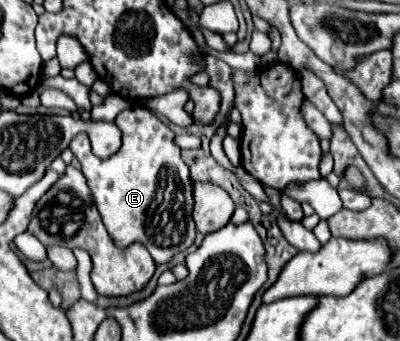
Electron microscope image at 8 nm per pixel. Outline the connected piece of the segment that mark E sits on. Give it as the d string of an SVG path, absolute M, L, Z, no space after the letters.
M145 106L127 108L117 116L117 126L123 132L121 148L107 160L97 158L92 152L89 136L79 133L69 144L73 154L81 162L81 172L87 178L91 194L101 212L103 224L117 246L125 248L133 242L141 242L157 264L171 260L177 252L189 248L195 240L195 222L191 218L193 212L193 180L187 164L181 158L181 148L175 144L175 132L163 124L157 114L153 114Z

